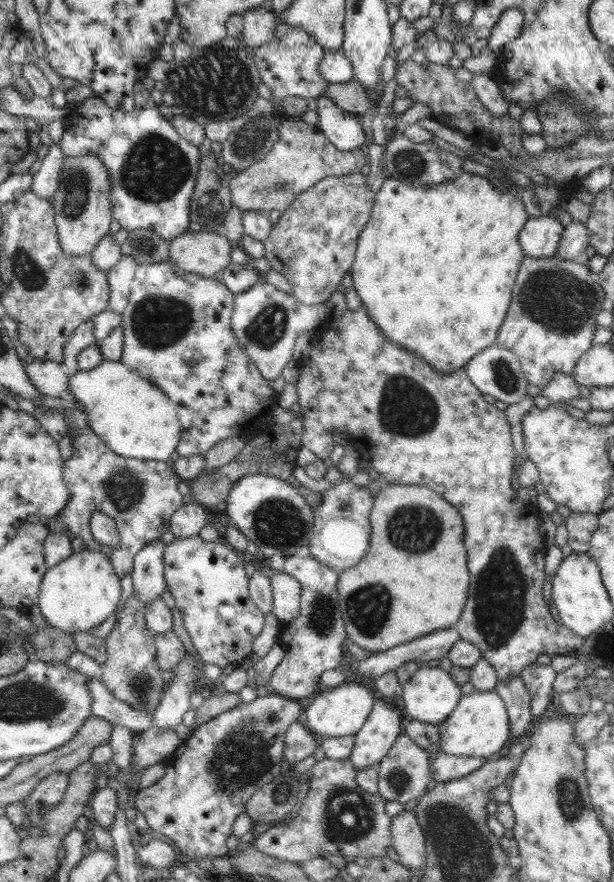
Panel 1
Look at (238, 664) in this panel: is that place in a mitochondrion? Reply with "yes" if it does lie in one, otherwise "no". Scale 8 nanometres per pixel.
no

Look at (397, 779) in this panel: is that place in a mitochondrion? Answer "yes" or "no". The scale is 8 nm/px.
yes

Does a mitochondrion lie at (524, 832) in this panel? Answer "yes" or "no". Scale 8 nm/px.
no

